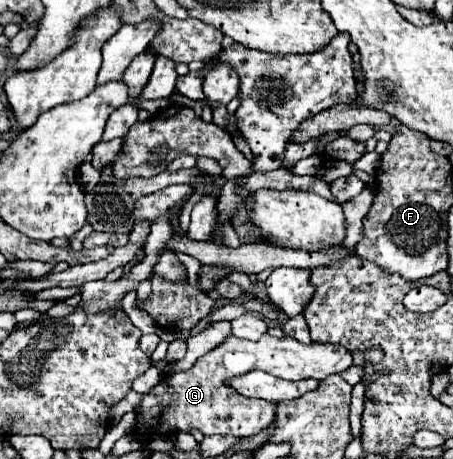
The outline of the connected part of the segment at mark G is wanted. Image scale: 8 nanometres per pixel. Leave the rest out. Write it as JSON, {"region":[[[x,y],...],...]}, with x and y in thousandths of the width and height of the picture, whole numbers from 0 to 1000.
{"region":[[[592,725],[578,730],[574,743],[521,739],[512,730],[472,765],[442,778],[424,804],[389,817],[366,817],[336,852],[318,856],[318,874],[300,913],[300,935],[309,939],[313,956],[322,956],[327,943],[344,948],[371,948],[393,939],[415,943],[424,930],[442,935],[450,948],[556,952],[600,922],[605,913],[600,895],[583,895],[583,904],[521,904],[521,895],[547,891],[561,878],[552,869],[530,865],[512,843],[494,839],[499,826],[570,804],[640,830],[664,826],[711,830],[733,813],[764,808],[768,800],[777,800],[777,773],[751,752],[724,752],[724,747],[671,752],[645,734],[614,739]]]}

